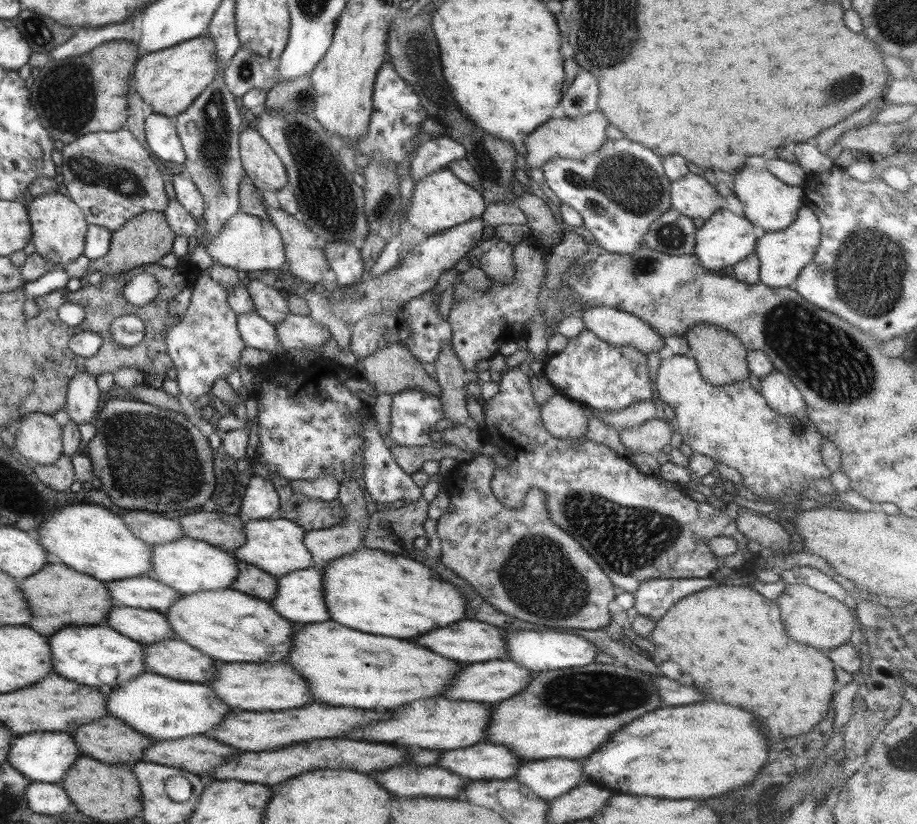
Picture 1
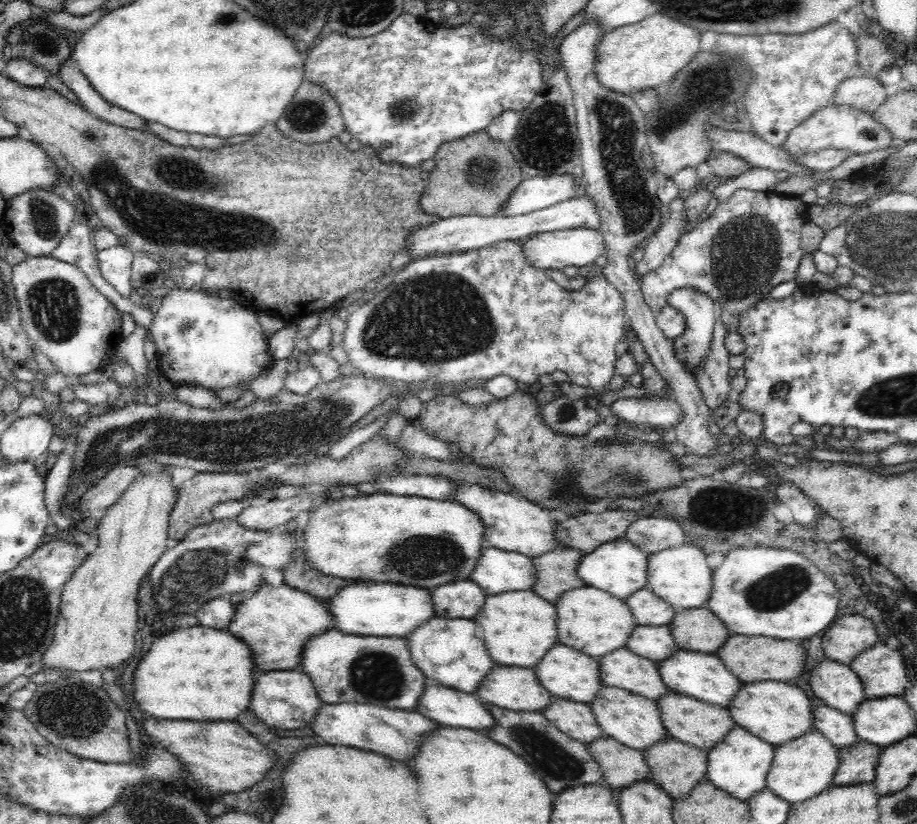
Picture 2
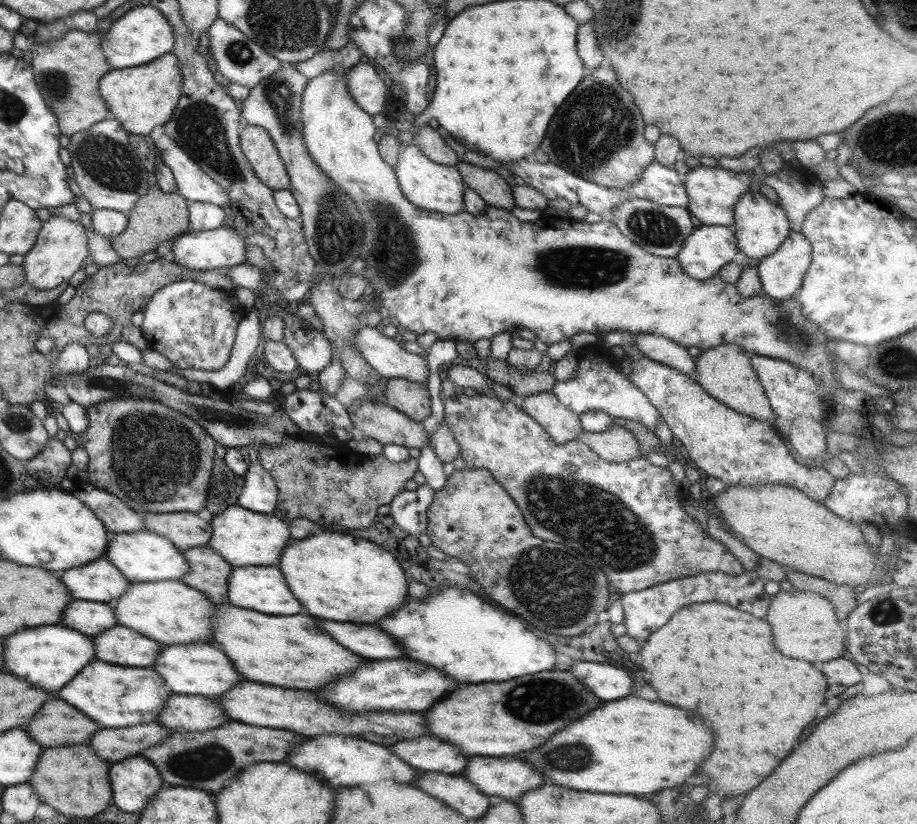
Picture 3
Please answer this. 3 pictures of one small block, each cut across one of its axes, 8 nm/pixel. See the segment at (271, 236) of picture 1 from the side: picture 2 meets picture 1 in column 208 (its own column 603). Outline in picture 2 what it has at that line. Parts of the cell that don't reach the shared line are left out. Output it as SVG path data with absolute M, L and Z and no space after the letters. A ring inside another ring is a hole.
M573 228L541 232L533 235L522 245L522 253L526 262L537 269L563 270L566 266L577 266L582 270L594 268L594 260L606 253L605 240L600 230Z

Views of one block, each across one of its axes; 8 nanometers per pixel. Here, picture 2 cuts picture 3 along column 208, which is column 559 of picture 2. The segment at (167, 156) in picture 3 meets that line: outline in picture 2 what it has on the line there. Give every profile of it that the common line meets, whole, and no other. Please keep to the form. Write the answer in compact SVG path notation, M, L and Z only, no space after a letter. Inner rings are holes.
M551 175L522 179L509 194L500 214L518 216L542 210L553 204L572 198L575 192L572 175Z

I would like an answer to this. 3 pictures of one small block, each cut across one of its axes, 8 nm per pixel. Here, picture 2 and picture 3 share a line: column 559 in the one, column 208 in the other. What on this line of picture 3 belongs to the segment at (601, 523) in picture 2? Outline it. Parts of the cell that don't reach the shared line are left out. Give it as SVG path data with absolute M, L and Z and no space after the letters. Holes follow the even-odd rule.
M170 511L170 513L160 514L147 513L143 522L146 531L164 536L164 538L170 540L170 542L174 544L174 547L180 550L180 552L184 552L198 546L207 547L212 532L211 522L207 522L207 520L199 518L196 513L190 512Z

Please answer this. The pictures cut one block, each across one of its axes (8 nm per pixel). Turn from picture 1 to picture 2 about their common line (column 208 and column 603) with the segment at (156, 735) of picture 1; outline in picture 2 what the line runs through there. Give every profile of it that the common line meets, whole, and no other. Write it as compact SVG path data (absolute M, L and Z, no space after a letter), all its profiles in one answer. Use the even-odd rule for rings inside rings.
M605 685L593 700L589 705L605 736L641 752L666 738L666 728L660 720L660 708L656 702L646 700L639 694L632 694L629 690Z

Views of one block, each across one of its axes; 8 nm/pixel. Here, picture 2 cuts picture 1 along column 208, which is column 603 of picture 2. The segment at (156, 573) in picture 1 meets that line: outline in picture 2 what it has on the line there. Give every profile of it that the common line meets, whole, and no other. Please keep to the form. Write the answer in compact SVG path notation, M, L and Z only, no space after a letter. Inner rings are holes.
M624 537L602 544L591 554L582 556L576 573L586 586L604 590L612 596L626 599L636 590L643 590L648 585L648 556Z

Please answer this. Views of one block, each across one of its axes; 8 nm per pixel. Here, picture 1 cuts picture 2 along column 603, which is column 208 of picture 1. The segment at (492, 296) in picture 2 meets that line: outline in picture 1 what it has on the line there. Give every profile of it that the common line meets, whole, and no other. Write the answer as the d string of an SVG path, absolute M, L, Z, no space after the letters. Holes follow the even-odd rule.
M204 272L192 287L194 291L188 310L180 317L182 321L166 331L164 344L175 367L172 376L178 382L181 396L196 403L199 396L210 394L216 380L237 370L236 362L247 346L236 327L239 316L230 308L225 288Z

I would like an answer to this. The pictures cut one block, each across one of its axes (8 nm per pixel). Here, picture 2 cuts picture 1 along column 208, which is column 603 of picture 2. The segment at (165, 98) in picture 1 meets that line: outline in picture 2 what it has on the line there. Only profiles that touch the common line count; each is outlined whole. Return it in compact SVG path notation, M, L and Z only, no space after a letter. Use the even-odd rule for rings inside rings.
M658 12L640 22L608 31L596 44L595 68L600 83L630 96L674 79L700 52L702 32Z

